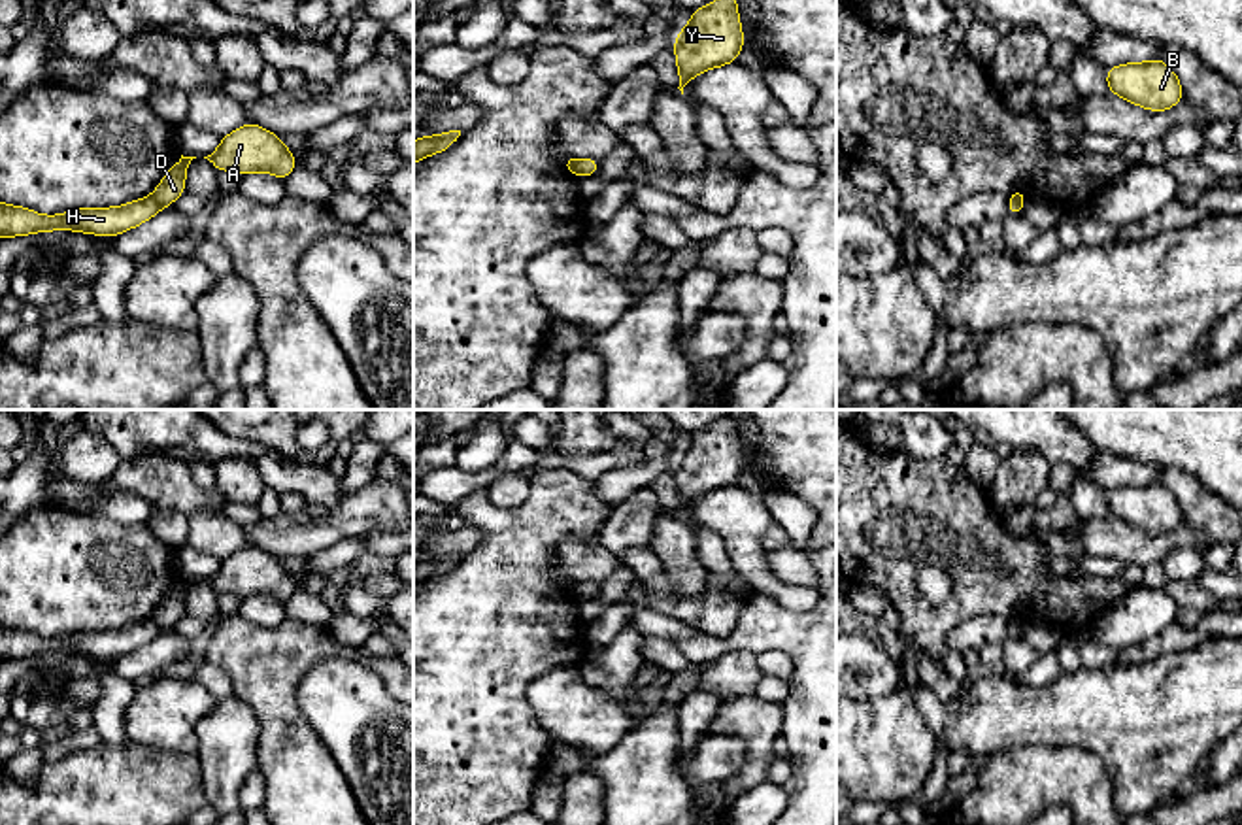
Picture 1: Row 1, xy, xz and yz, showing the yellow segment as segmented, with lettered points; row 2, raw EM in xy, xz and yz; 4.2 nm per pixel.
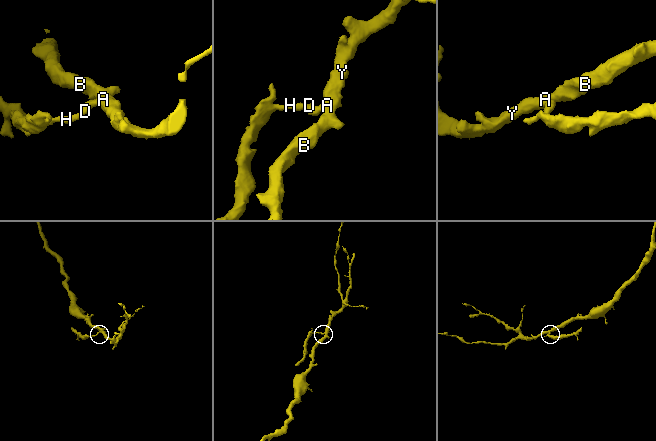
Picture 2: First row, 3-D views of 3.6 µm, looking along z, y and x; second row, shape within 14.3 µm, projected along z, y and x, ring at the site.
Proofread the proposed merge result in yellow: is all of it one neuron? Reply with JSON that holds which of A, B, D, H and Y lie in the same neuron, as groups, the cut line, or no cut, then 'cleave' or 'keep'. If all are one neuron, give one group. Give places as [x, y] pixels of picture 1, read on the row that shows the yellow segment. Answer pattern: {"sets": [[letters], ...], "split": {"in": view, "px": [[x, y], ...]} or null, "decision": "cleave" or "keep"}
{"sets": [["A", "B", "D", "Y"], ["H"]], "split": {"in": "xy", "px": [[151, 197], [163, 208]]}, "decision": "cleave"}

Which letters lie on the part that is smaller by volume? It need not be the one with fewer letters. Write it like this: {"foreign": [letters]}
{"foreign": ["H"]}

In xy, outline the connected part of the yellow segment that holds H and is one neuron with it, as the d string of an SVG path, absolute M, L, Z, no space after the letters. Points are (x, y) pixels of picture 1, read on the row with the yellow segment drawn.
M153 196L132 200L117 208L79 208L60 215L40 215L28 208L0 202L0 240L49 230L119 236L149 221L160 210Z

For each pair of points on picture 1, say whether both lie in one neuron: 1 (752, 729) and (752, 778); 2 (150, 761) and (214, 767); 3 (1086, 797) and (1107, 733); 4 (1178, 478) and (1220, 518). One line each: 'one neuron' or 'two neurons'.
1: one neuron
2: two neurons
3: two neurons
4: one neuron

